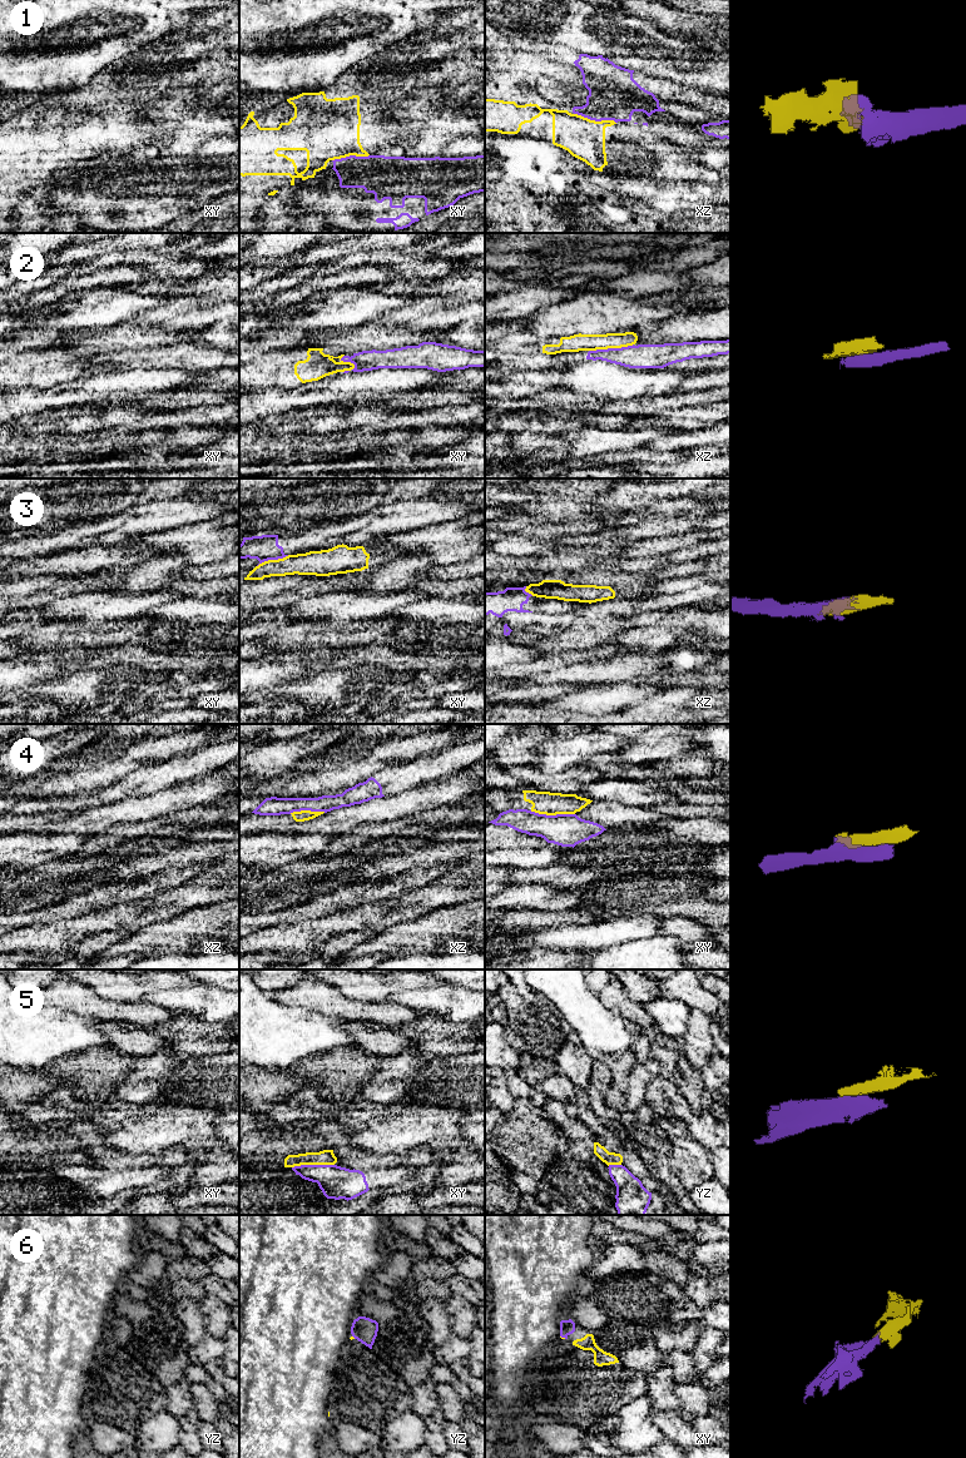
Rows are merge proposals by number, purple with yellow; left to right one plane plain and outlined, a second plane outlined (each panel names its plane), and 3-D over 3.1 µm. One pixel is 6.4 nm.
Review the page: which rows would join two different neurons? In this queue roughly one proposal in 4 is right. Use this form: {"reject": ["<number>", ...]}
{"reject": ["1", "2", "3", "4", "5"]}

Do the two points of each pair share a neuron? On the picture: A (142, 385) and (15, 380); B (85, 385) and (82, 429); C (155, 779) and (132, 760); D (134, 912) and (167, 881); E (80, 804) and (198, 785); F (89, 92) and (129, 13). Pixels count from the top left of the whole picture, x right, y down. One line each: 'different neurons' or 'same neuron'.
A: different neurons
B: different neurons
C: different neurons
D: different neurons
E: different neurons
F: different neurons

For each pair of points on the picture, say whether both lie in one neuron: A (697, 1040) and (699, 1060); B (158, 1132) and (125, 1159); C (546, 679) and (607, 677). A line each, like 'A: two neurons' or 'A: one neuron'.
A: one neuron
B: two neurons
C: one neuron

